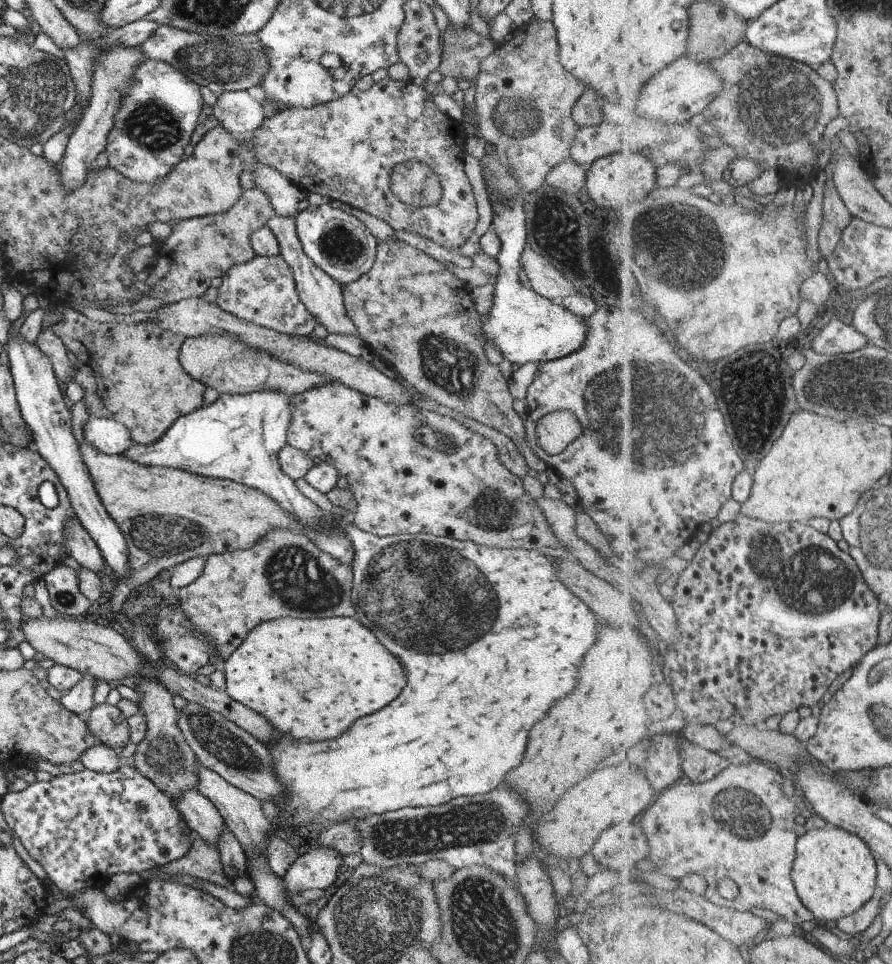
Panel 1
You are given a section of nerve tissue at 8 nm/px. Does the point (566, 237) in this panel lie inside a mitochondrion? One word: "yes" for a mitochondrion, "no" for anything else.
yes

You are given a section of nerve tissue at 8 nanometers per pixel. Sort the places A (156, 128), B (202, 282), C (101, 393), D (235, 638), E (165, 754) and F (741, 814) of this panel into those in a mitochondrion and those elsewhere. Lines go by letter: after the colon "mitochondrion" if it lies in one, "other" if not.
A: mitochondrion
B: other
C: other
D: other
E: mitochondrion
F: mitochondrion

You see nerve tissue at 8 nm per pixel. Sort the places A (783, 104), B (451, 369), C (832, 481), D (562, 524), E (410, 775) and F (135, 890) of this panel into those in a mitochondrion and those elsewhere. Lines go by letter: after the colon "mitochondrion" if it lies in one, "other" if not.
A: mitochondrion
B: mitochondrion
C: other
D: other
E: other
F: other

